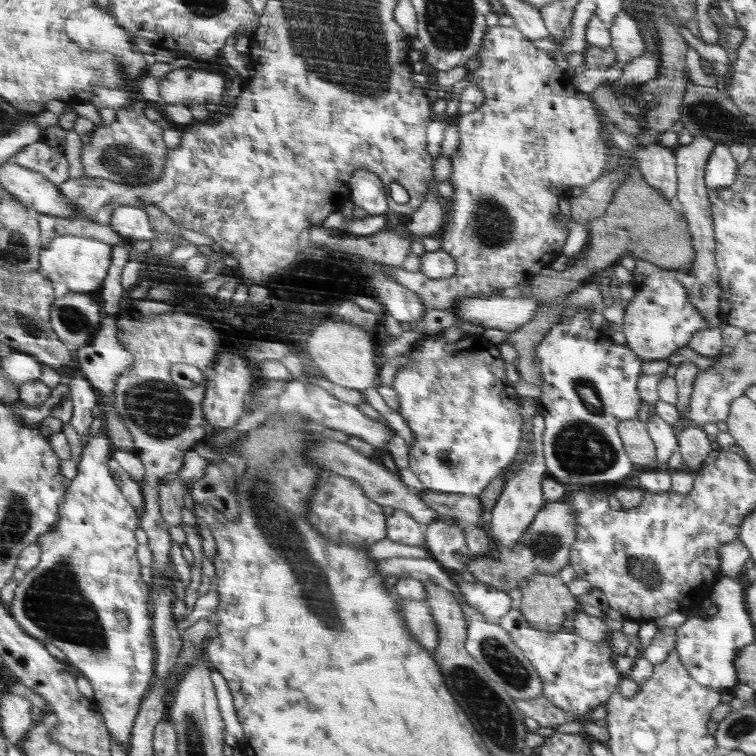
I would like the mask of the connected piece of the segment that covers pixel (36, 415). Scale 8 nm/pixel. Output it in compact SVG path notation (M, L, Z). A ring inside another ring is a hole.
M62 383L58 388L51 389L49 398L38 407L27 407L21 399L18 399L13 406L18 419L24 421L22 418L26 418L26 424L32 429L38 428L42 420L50 416L60 419L63 423L68 423L73 414L70 388Z

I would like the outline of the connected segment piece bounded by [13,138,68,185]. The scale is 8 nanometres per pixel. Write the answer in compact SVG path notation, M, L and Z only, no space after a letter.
M44 138L26 146L13 160L20 166L45 174L57 185L68 180L68 161L64 152L48 144Z

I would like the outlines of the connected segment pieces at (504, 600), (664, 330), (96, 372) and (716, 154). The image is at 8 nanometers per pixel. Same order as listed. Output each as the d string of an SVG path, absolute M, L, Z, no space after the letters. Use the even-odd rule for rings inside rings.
M461 576L455 582L470 607L480 611L490 623L499 622L512 609L510 595L482 582L465 582Z
M637 259L636 268L632 270L632 274L635 273L643 273L645 280L636 287L632 300L625 303L624 327L619 338L644 361L664 360L676 350L688 346L690 338L708 328L708 323L691 303L687 289L679 281L676 272Z
M103 312L104 318L101 322L99 331L93 339L88 343L88 346L79 348L74 353L74 360L80 366L78 371L86 377L90 384L95 388L96 392L106 396L110 400L110 405L114 405L114 386L116 380L122 372L128 372L134 364L135 352L128 351L124 342L120 343L116 332L118 332L115 320L110 318L106 312Z
M718 142L708 157L705 168L705 184L708 190L728 188L736 180L739 165L729 151L729 146Z

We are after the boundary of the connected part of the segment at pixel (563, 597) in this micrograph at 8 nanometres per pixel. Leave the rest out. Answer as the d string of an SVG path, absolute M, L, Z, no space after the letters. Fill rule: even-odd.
M547 573L533 575L525 581L526 585L520 587L522 599L518 601L518 610L523 613L532 628L542 632L558 632L562 628L562 622L566 620L566 614L574 612L576 608L576 600L570 594L567 584L558 576Z

